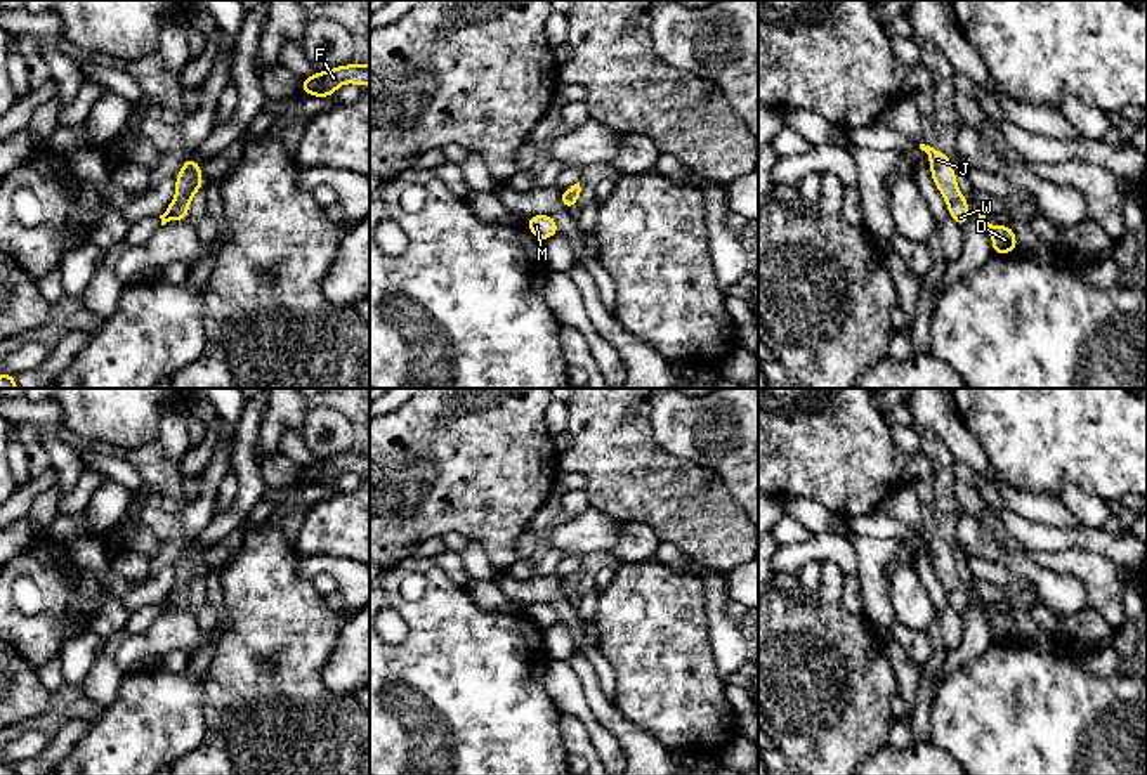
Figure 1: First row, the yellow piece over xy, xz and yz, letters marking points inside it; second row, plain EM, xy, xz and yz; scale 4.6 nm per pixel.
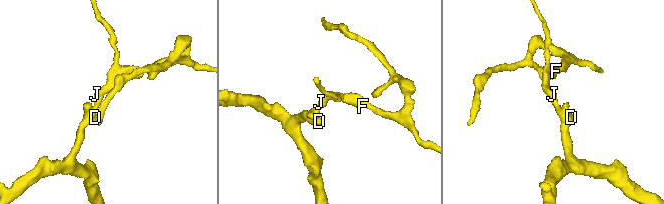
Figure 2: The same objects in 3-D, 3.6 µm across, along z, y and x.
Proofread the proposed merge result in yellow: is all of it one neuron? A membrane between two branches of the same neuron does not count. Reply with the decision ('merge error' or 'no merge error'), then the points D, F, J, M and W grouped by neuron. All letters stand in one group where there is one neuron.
no merge error | D F J M W

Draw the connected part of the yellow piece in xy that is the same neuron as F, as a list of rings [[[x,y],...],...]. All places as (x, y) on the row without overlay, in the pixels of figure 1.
[[[351,451],[328,459],[318,459],[316,463],[302,468],[298,480],[305,480],[312,485],[330,485],[344,472],[356,472],[359,475],[370,473],[370,453],[359,454]]]

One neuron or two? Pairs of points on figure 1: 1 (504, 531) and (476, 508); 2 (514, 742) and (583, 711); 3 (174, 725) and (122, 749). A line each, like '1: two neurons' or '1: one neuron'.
1: one neuron
2: two neurons
3: one neuron

